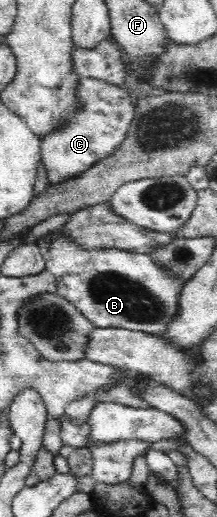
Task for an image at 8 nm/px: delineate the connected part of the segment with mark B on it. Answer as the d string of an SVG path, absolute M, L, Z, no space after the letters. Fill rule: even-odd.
M56 231L51 232L45 238L40 239L37 242L37 246L40 252L45 258L46 269L50 273L53 273L57 277L57 294L62 296L67 302L70 302L95 326L102 329L112 329L112 328L123 328L127 330L136 330L149 333L150 335L160 335L164 336L169 332L169 327L174 324L174 321L180 316L180 296L181 290L184 289L185 284L187 284L187 279L175 274L169 267L161 265L153 259L149 254L136 254L136 253L125 253L121 250L110 249L110 250L97 250L97 251L83 251L73 245L73 243L63 239L58 236ZM47 242L54 242L51 247L47 247Z

